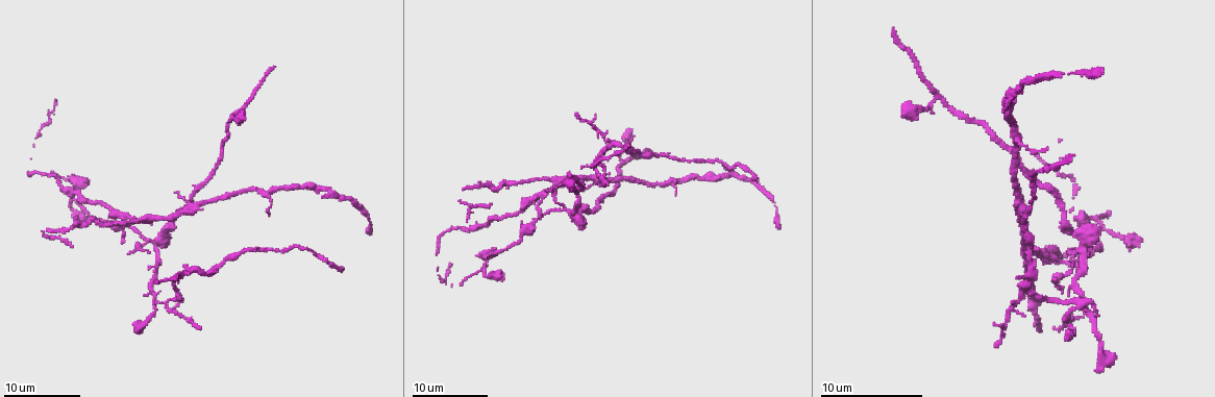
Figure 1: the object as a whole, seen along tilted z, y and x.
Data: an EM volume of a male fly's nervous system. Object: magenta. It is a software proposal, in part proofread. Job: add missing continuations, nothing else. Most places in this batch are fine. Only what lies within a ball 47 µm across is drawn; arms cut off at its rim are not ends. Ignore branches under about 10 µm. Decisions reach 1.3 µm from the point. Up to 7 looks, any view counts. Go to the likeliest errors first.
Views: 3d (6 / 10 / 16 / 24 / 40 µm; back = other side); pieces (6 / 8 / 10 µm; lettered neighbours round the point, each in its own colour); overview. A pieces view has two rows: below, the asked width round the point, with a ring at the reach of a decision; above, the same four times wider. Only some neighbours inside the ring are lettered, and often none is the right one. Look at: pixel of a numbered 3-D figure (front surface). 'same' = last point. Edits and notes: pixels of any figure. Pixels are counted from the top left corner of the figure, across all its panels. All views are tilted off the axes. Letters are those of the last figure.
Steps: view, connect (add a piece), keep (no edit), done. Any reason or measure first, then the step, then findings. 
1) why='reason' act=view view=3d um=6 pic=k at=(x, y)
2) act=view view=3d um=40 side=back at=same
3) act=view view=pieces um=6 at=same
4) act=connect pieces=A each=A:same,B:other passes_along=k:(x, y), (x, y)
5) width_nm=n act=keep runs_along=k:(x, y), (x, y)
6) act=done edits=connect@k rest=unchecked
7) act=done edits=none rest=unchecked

why='an open end' act=view view=pieces um=10 pic=1 at=(174, 191)

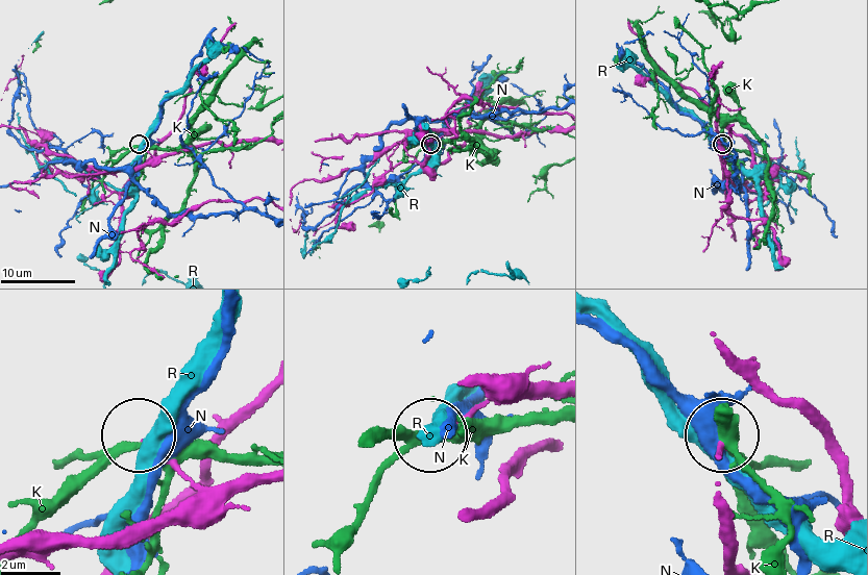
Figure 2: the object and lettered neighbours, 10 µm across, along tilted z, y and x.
act=keep each=K:other,N:other,R:other found='none of them fits'

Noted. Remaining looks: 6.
why='end of a long branch' act=view view=3d um=6 pic=1 at=(501, 277)

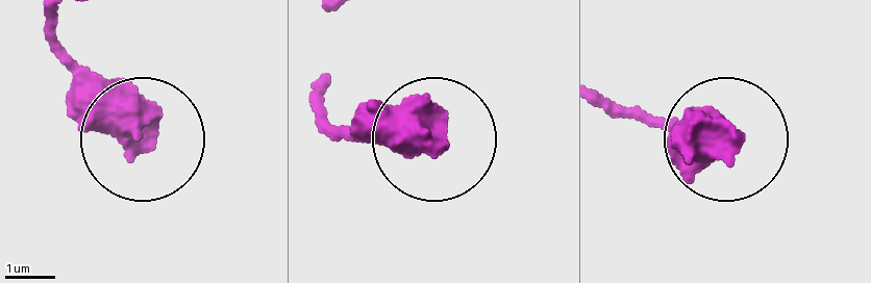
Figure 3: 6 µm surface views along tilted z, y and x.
act=view view=pieces um=10 pic=3 at=(441, 146)

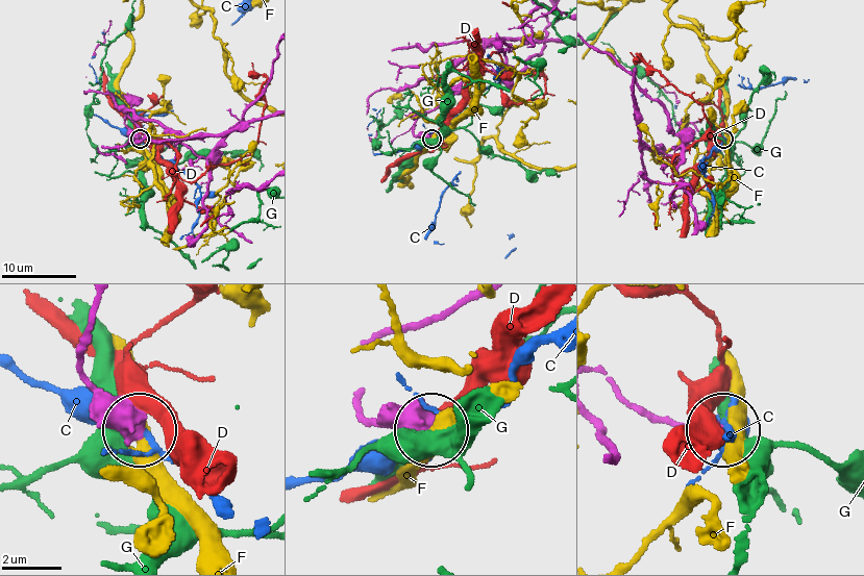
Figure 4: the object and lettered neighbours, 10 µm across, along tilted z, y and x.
width_nm=480 act=keep each=C:other,D:other,F:other,G:other found='none of them fits'

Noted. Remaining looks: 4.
why='free end' act=view view=pieces um=10 pic=1 at=(540, 217)

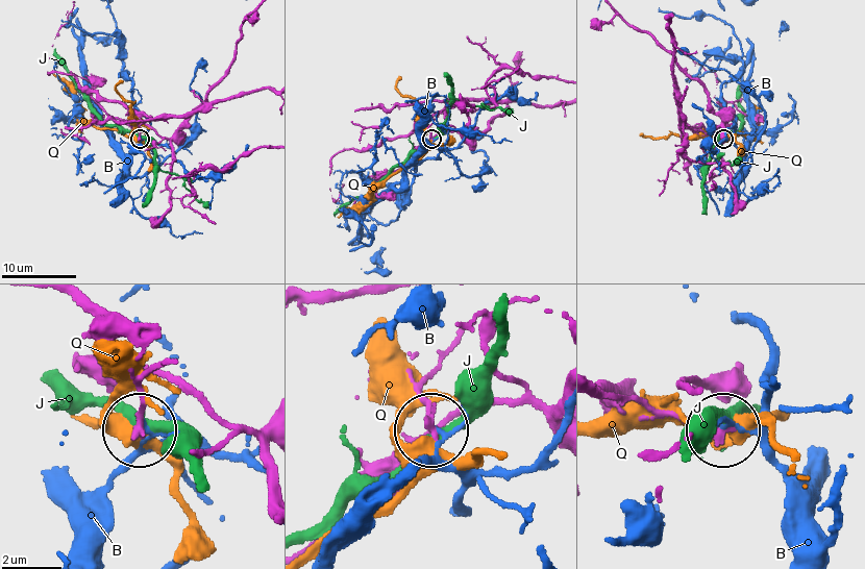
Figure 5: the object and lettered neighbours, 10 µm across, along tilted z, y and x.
act=keep each=B:other,J:other,Q:other found='no lettered piece goes on from it'

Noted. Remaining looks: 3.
act=done edits=none rest=unchecked

